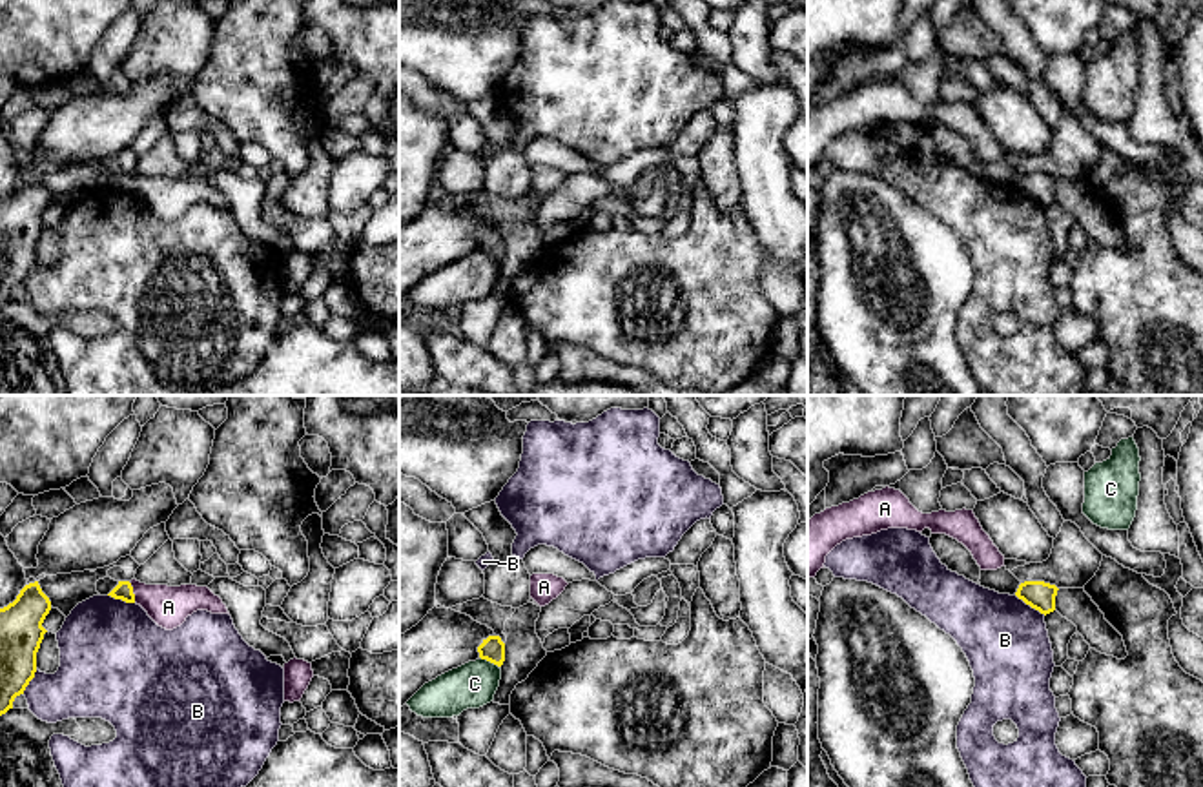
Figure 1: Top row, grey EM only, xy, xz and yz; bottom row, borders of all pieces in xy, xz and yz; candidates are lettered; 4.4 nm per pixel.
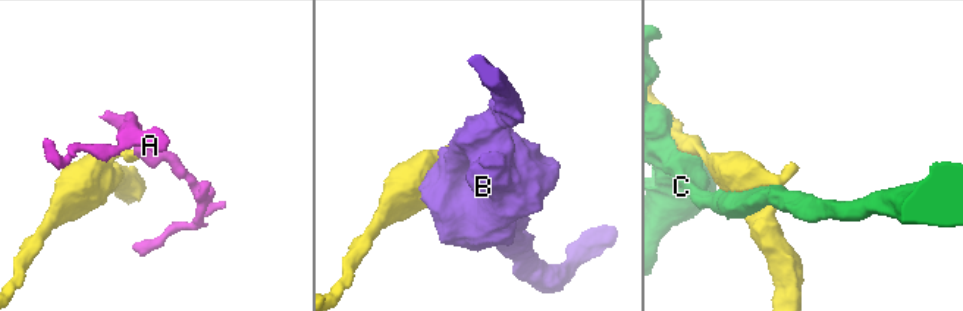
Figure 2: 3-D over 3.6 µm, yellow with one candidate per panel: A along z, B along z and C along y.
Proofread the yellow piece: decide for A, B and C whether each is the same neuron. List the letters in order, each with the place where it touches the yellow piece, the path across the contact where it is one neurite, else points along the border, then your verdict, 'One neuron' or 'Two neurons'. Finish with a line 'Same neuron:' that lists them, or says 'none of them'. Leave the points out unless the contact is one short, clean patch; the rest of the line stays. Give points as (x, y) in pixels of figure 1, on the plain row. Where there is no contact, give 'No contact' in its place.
A: Touches yellow at xy (132, 184). Boundary: xy (128, 173), (135, 194). Two neurons
B: Touches yellow at yz (1030, 197). Two neurons
C: Touches yellow at xz (489, 252). Two neurons
Same neuron: none of them

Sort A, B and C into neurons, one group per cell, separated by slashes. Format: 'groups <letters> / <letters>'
groups A / B / C

